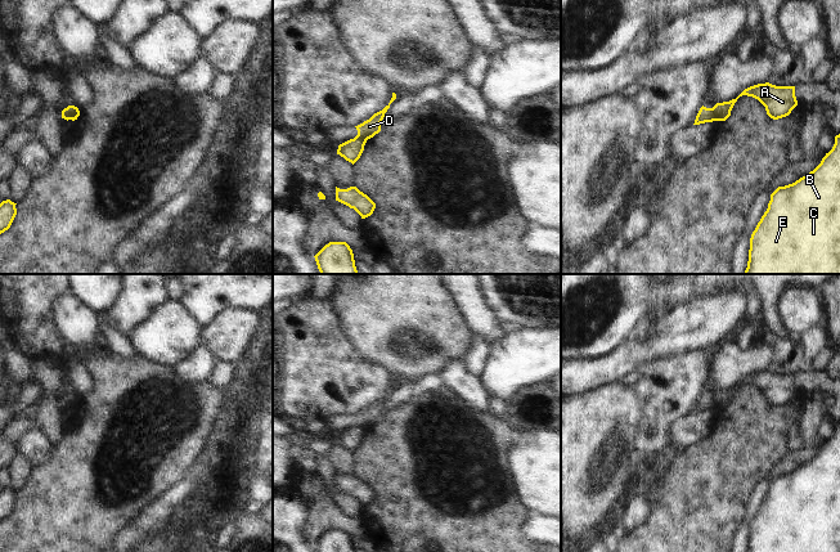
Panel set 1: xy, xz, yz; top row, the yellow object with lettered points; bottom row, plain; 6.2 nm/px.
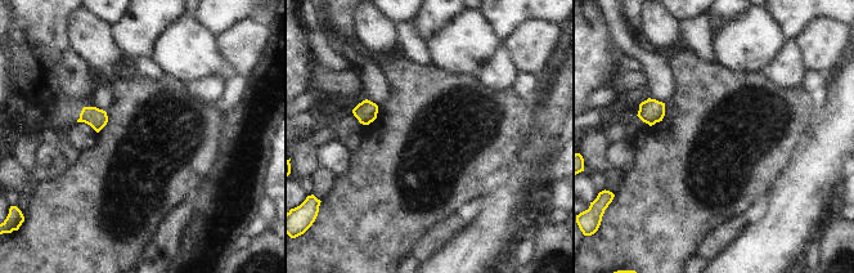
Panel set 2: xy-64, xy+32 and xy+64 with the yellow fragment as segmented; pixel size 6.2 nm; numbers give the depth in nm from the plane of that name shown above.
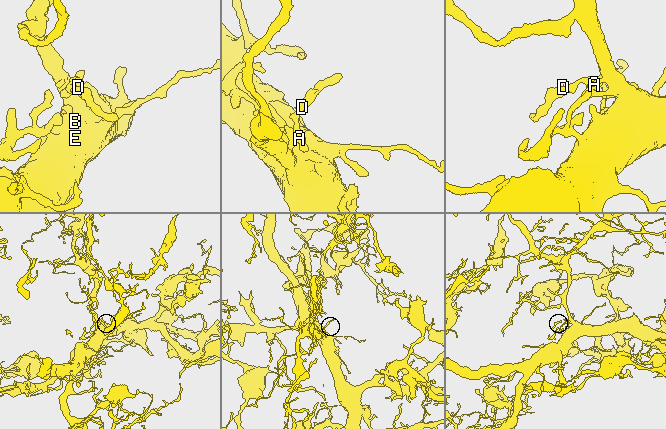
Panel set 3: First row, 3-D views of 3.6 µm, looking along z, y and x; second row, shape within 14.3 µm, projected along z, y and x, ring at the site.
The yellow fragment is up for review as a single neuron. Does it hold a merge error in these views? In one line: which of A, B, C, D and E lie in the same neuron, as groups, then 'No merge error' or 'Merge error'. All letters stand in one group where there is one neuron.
Groups: A B C E / D. Merge error

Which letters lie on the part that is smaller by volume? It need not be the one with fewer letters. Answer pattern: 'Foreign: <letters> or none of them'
Foreign: D

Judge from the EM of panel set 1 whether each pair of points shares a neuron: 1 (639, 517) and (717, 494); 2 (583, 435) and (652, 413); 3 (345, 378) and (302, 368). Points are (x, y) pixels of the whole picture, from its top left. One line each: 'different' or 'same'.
1: different
2: different
3: same

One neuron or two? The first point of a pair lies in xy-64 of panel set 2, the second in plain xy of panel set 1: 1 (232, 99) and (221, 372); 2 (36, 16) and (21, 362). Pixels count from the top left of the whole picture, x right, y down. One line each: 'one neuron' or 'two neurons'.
1: one neuron
2: two neurons

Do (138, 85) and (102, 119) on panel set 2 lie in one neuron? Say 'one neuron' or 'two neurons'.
two neurons

